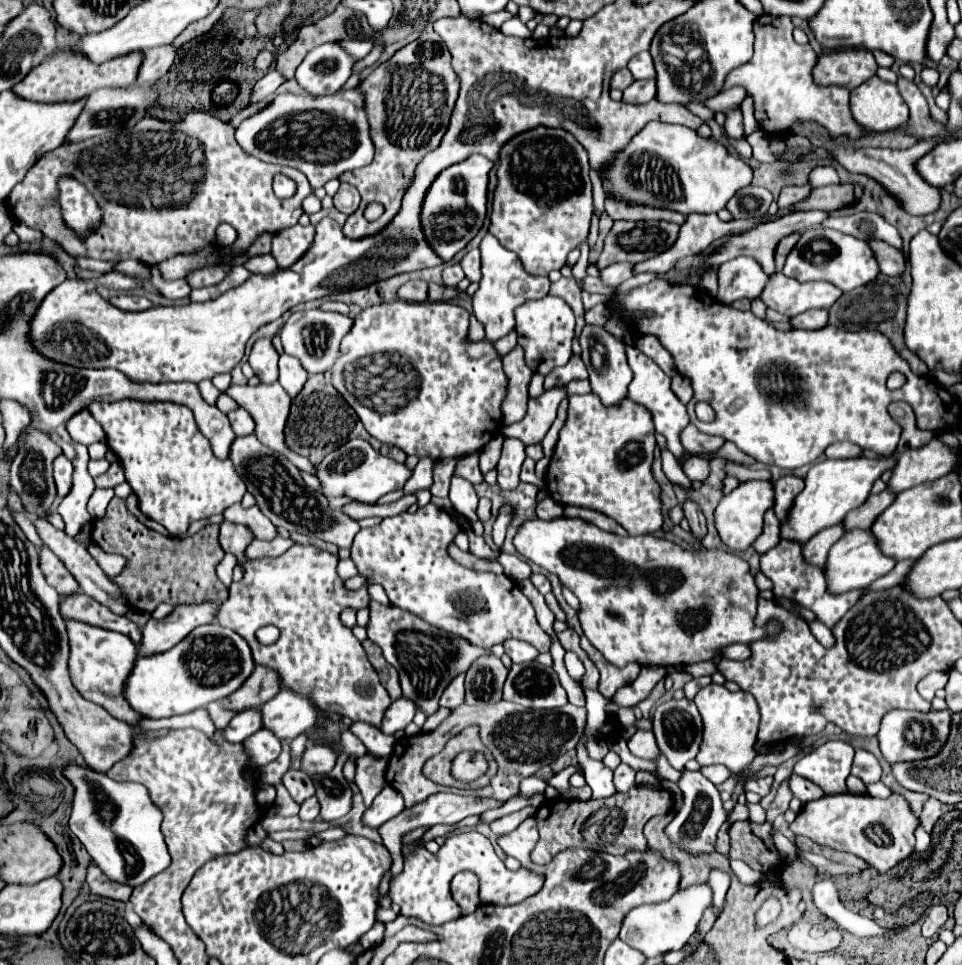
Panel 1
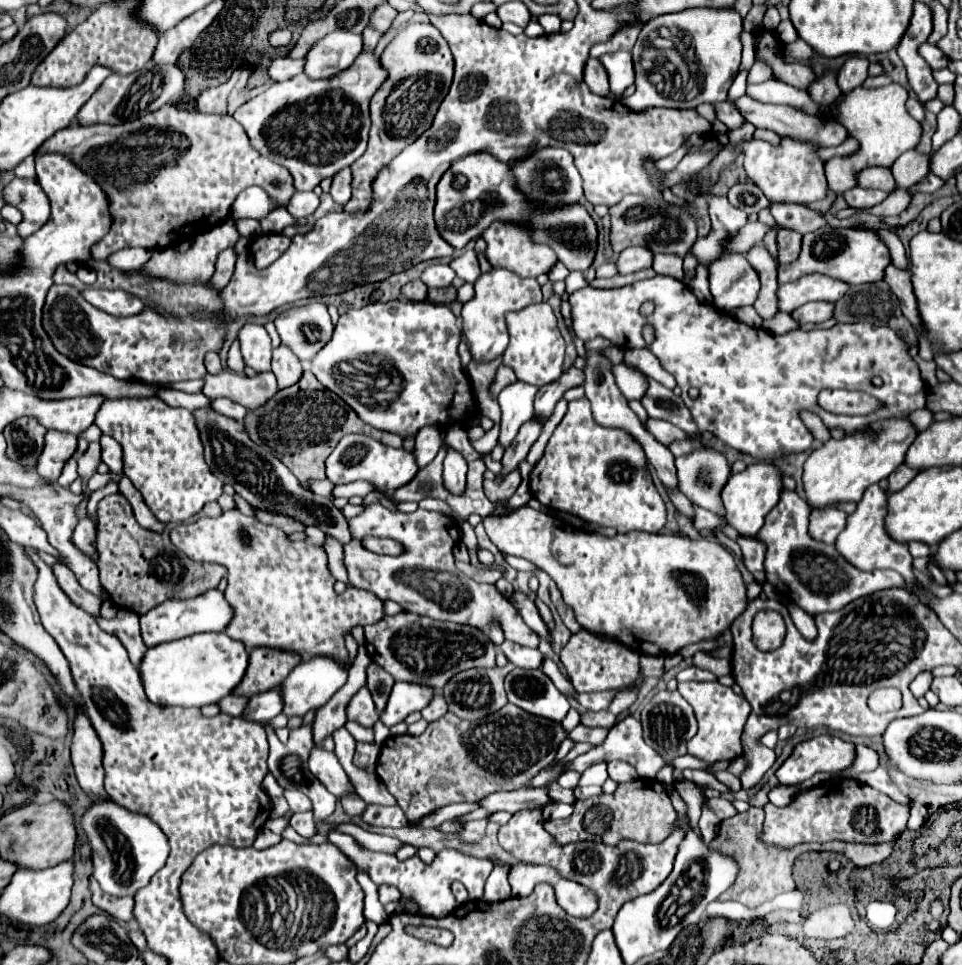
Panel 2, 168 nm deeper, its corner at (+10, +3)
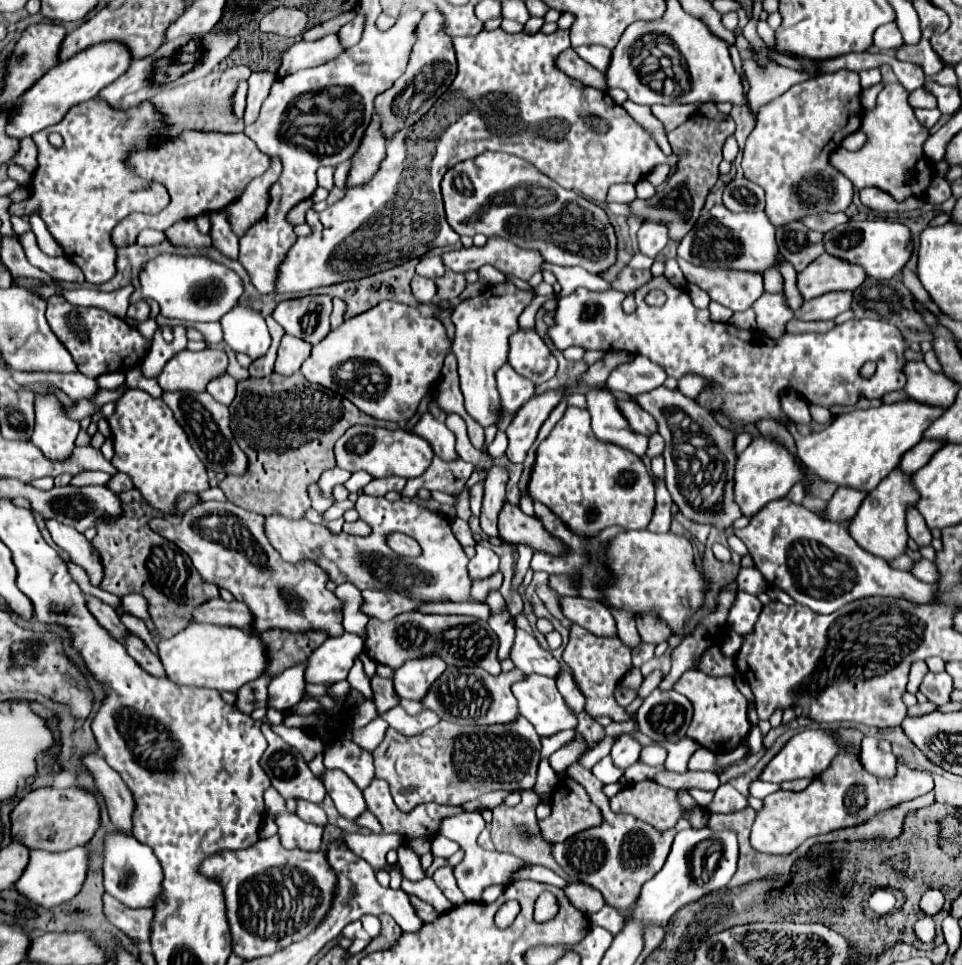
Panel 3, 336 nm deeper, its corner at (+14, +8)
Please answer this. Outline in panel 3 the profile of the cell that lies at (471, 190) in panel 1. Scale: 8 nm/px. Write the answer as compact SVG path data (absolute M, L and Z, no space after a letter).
M485 151L475 159L461 161L453 169L449 169L441 181L441 193L443 193L447 223L461 237L465 235L473 237L477 233L483 233L487 237L499 235L511 239L517 247L537 249L547 263L563 265L563 267L579 265L595 275L615 263L617 239L605 211L599 205L587 201L583 195L563 189L559 183L553 183L553 179L543 175L537 167L533 167L525 159L513 157L509 153Z

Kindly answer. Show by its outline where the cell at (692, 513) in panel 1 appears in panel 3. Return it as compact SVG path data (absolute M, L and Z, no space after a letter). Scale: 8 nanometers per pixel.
M591 389L585 397L587 409L591 413L591 427L597 439L617 443L639 457L647 453L649 439L629 427L629 421L625 419L625 415L621 415L617 399L609 389Z

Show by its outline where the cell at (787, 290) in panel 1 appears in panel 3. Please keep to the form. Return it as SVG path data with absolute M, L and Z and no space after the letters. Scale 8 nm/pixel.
M823 253L797 275L797 289L803 299L813 299L829 291L855 291L865 277L861 267Z

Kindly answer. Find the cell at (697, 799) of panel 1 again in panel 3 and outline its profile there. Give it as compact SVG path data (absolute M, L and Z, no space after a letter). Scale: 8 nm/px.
M729 783L719 785L719 789L715 791L713 801L709 803L709 813L731 813L731 811L739 811L747 807L747 799Z

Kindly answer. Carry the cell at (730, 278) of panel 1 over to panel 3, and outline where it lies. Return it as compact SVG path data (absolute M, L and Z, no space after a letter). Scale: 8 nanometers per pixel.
M677 259L687 281L699 285L707 295L729 307L731 311L745 311L763 293L763 275L757 271L721 271L709 267L697 267L683 259Z

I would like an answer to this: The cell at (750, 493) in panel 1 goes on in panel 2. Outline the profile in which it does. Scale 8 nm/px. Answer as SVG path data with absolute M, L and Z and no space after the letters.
M757 462L757 464L749 464L743 472L733 474L727 482L727 486L723 488L723 504L725 504L725 522L735 526L739 530L739 534L747 534L753 536L761 530L765 516L769 514L769 510L773 506L777 506L779 496L783 492L783 474L779 470L779 466L769 464L769 462Z

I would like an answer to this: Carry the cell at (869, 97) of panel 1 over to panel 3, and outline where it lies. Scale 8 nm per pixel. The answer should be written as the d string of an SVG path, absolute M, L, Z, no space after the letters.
M887 83L883 91L877 97L877 103L873 109L865 109L863 121L859 131L867 135L865 145L859 151L835 151L829 155L829 163L833 163L833 169L843 171L843 175L853 183L855 189L863 187L877 187L889 195L893 195L897 201L915 195L925 197L925 189L929 187L933 169L931 163L923 155L923 143L929 135L927 127L923 127L907 101L909 93L899 83Z

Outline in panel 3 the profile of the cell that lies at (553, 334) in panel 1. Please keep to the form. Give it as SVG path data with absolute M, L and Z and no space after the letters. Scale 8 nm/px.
M519 329L509 337L509 365L535 385L549 381L557 371L557 359L537 329Z

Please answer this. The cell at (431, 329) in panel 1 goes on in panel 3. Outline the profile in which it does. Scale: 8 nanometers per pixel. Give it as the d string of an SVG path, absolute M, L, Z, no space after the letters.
M381 301L369 311L345 319L339 327L331 329L329 335L313 347L309 359L301 365L301 373L311 383L319 383L339 395L345 395L345 399L369 417L403 425L415 415L423 397L429 395L431 383L435 385L441 379L441 367L449 349L451 339L447 337L445 325L437 317L423 317L417 307L409 307L399 301Z

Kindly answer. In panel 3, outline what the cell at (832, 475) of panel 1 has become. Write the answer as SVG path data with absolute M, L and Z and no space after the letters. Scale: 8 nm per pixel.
M919 401L903 403L883 403L875 409L853 409L849 413L837 415L835 421L821 433L811 433L807 437L799 435L792 421L783 424L795 437L797 453L811 473L819 479L835 483L837 487L853 487L857 491L871 491L885 479L903 457L905 451L921 441L923 431L943 413L939 407L929 407Z

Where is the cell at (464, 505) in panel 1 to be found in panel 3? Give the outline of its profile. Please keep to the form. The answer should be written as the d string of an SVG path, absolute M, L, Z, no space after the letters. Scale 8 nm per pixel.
M425 413L417 421L417 425L413 427L413 433L423 437L433 447L435 455L439 455L441 459L445 459L445 461L459 459L459 455L455 451L455 435L453 435L453 431L449 431L443 421L433 419L429 413Z

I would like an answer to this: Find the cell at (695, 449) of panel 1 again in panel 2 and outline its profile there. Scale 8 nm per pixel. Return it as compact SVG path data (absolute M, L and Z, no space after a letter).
M647 418L645 428L661 442L661 444L669 444L673 440L685 440L685 432L681 432L681 428L665 422L665 420L655 420L655 418Z

